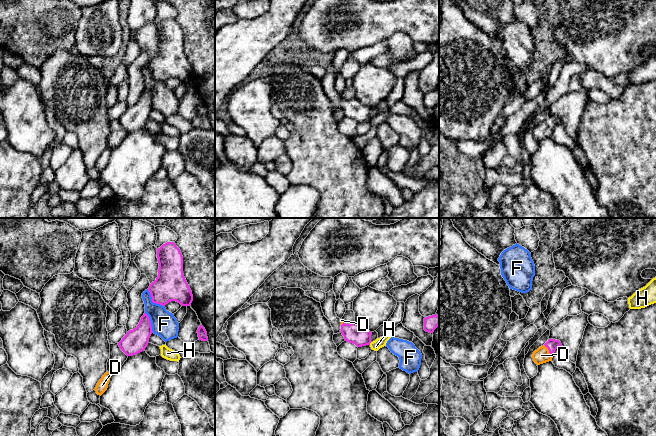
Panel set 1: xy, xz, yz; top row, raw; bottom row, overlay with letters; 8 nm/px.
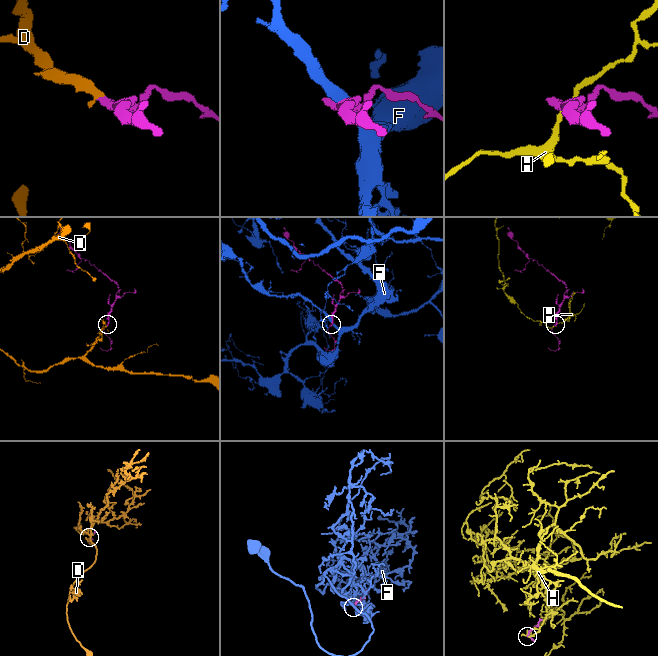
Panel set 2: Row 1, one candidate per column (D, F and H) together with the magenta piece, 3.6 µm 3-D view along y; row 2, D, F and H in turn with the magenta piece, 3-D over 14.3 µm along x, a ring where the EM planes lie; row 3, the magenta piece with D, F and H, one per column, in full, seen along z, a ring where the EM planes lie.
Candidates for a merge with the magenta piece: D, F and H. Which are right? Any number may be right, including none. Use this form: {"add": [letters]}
{"add": ["D"]}

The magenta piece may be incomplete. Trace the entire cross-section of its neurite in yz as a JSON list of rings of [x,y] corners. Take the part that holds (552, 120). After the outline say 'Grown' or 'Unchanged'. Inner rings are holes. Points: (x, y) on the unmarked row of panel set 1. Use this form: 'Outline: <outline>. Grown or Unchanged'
Outline: [[[549,115],[543,122],[533,128],[533,137],[537,141],[552,137],[553,129],[561,121],[562,120],[559,116]]]. Grown

